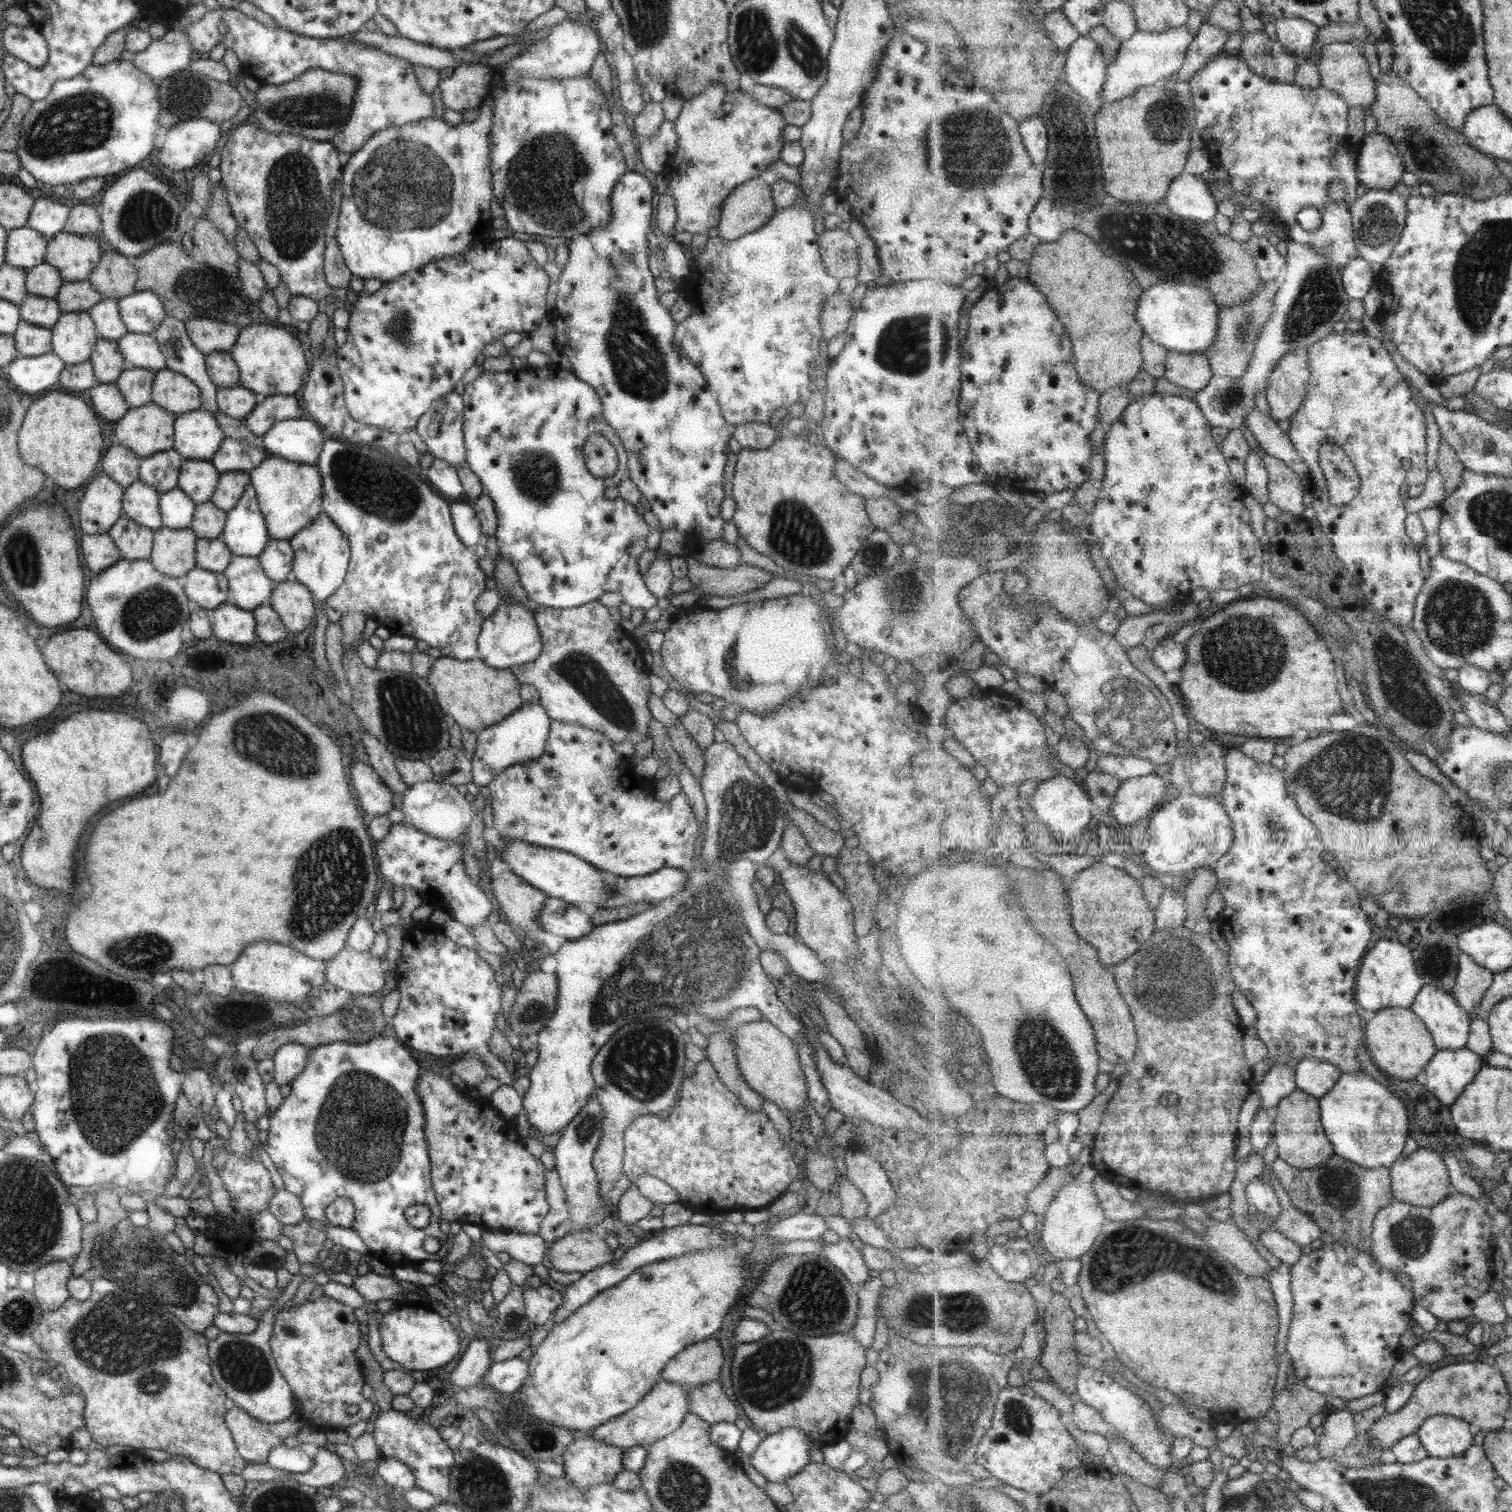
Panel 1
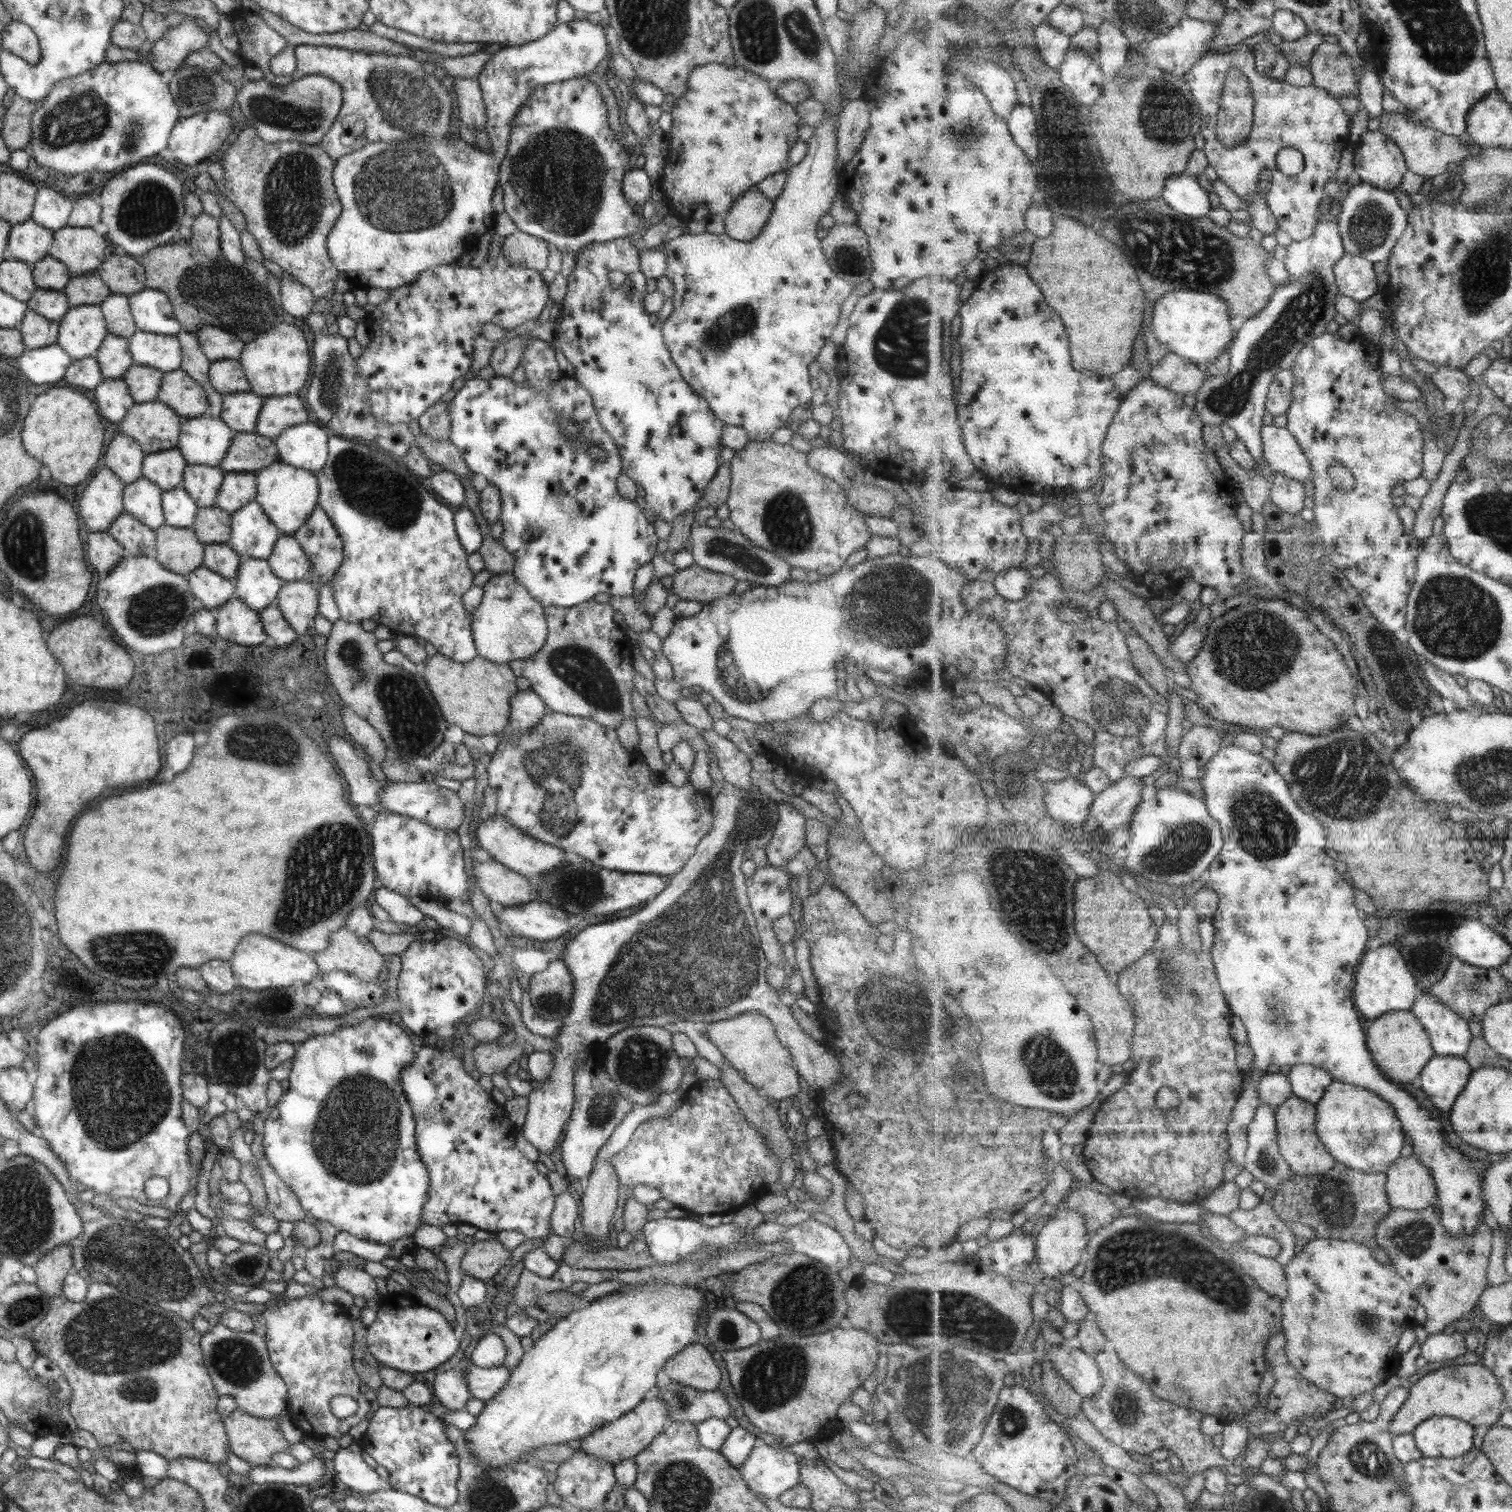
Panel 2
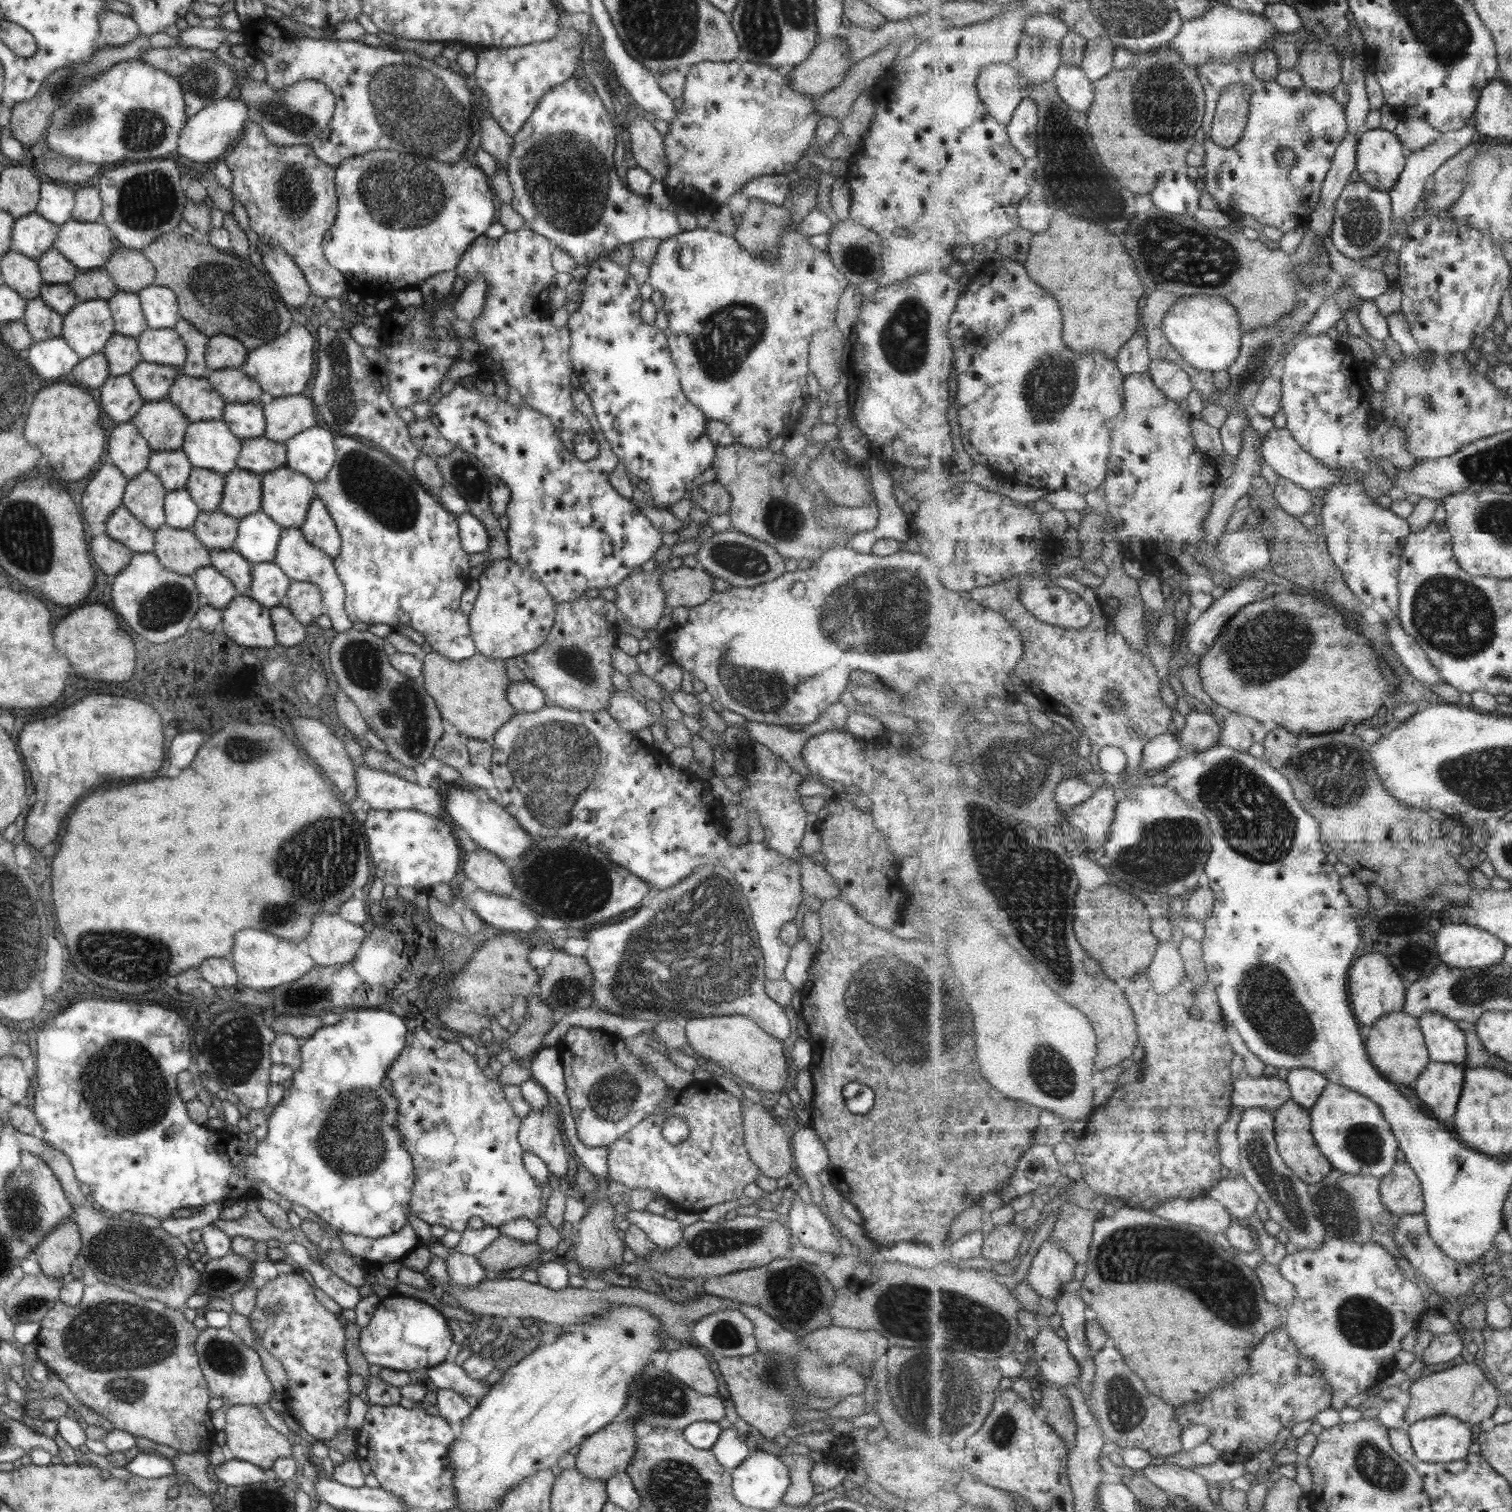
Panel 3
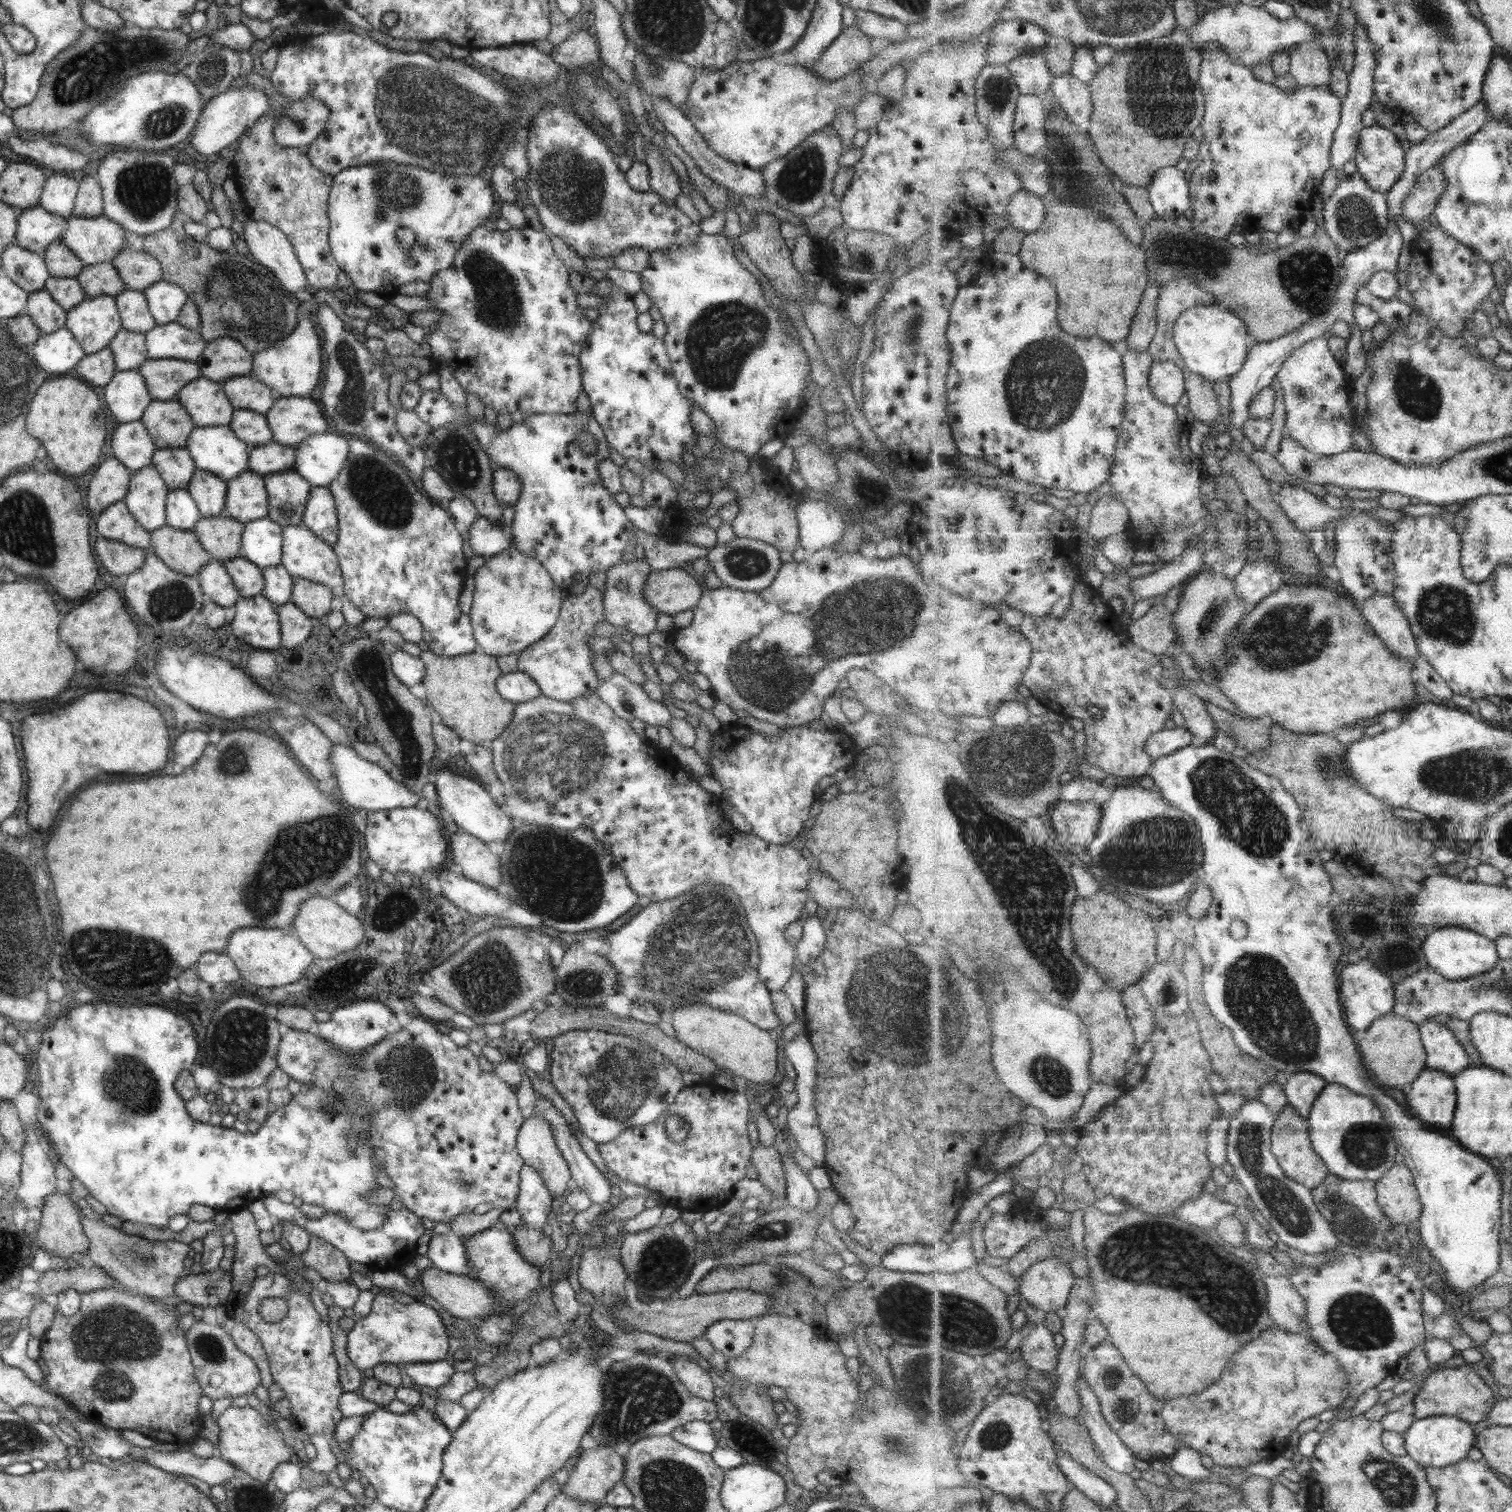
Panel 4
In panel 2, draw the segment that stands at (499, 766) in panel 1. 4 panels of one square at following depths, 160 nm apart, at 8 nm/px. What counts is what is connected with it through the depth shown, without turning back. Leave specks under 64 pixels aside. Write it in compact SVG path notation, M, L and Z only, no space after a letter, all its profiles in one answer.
M530 689L517 691L509 698L510 713L507 729L509 733L522 733L533 728L539 719L547 712L546 704Z

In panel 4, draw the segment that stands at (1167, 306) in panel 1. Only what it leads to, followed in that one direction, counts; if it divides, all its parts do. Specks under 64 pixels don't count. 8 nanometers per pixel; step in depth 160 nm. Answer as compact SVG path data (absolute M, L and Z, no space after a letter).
M1200 304L1186 310L1174 326L1174 342L1183 355L1185 367L1211 382L1226 382L1238 374L1247 360L1248 323L1219 304Z

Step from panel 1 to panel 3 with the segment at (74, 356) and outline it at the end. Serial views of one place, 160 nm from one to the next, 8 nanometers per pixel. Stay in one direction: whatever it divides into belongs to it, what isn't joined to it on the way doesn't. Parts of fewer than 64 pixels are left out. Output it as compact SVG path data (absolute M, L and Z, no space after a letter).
M89 299L71 307L62 319L60 336L81 360L101 351L113 333L114 322L108 302Z

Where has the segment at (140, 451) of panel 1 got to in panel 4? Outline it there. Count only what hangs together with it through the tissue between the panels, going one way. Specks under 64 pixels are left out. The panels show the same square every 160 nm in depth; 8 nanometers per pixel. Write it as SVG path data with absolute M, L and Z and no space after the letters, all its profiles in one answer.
M152 400L139 421L148 430L157 449L184 448L195 427L186 410L176 400Z

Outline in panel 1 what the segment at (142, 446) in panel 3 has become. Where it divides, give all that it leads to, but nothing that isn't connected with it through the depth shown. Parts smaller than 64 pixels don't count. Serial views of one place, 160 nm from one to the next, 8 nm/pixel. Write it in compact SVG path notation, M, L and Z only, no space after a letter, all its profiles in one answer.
M110 446L101 458L102 472L125 488L138 480L140 459L125 446Z

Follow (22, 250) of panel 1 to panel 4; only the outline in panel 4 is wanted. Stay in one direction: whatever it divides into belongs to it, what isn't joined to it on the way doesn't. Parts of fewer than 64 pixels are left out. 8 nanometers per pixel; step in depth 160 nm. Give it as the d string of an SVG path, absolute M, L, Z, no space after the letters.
M40 206L18 212L16 240L19 246L42 254L53 241L59 240L66 229L66 218L49 214Z

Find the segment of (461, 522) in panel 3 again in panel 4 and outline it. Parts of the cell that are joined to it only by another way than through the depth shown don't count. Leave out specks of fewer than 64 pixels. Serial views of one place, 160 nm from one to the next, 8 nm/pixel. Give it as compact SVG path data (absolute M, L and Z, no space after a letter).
M478 516L466 531L467 544L479 557L486 559L513 547L510 532L502 522L490 523L486 518Z

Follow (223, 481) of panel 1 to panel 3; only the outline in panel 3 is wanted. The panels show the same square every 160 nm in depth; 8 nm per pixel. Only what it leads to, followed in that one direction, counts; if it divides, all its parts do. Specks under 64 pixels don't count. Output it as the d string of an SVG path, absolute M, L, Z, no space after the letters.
M235 468L224 474L224 487L217 510L241 519L260 510L261 476Z

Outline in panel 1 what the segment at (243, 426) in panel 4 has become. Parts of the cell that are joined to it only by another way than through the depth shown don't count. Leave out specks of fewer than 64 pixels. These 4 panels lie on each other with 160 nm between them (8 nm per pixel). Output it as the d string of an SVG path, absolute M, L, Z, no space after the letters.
M240 384L233 387L216 387L216 408L237 420L243 420L259 399L253 391Z

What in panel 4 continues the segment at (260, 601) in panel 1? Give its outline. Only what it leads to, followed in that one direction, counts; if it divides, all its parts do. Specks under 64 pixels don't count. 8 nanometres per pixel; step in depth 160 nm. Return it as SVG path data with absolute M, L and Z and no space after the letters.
M283 566L266 567L261 571L264 587L261 596L273 606L286 604L290 601L292 577Z

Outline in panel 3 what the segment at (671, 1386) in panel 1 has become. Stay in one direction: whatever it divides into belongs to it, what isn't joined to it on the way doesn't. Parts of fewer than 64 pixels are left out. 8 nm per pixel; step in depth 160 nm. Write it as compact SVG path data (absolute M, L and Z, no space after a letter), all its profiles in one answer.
M626 1420L606 1424L589 1435L575 1456L574 1468L587 1478L606 1481L624 1472L635 1450L633 1427L636 1422Z

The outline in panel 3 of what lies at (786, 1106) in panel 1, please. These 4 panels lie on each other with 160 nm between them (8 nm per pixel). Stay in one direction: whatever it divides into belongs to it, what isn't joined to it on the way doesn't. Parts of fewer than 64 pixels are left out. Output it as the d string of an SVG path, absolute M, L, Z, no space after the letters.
M746 1017L693 1018L683 1026L687 1045L693 1049L694 1056L713 1061L721 1069L728 1070L730 1077L760 1092L781 1092L784 1088L788 1073L782 1044Z

